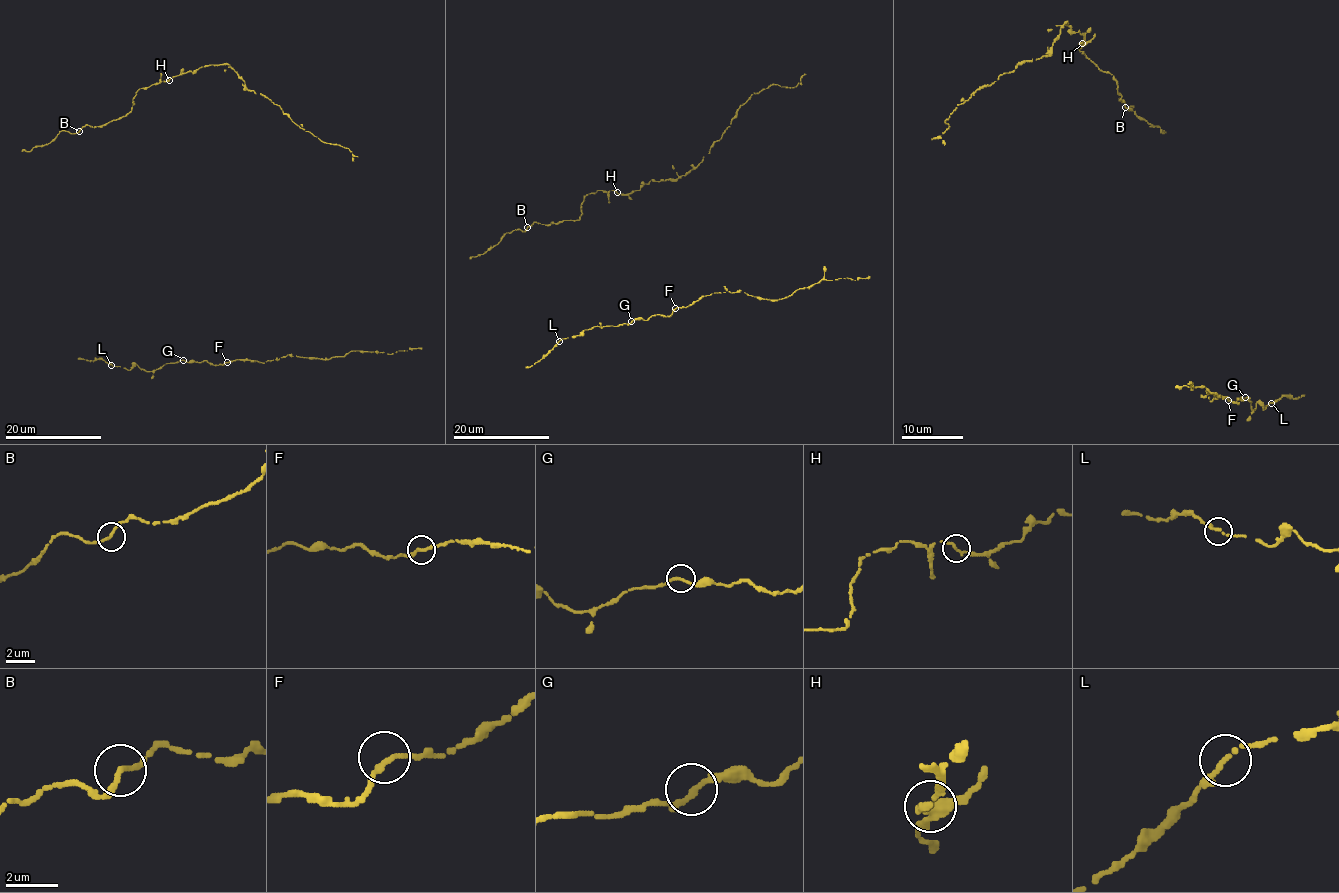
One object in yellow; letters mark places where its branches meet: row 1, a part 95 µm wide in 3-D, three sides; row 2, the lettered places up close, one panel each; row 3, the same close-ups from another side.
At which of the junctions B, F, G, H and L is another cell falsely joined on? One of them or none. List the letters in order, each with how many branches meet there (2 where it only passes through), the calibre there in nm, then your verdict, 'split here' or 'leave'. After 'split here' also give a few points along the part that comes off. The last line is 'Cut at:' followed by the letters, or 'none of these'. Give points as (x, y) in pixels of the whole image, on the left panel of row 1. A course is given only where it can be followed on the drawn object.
B: branches 2; calibre 200 nm; leave
F: branches 2; calibre 200 nm; leave
G: branches 2; calibre 220 nm; leave
H: branches 2; calibre 200 nm; leave
L: branches 2; calibre 200 nm; leave
Cut at: none of these

